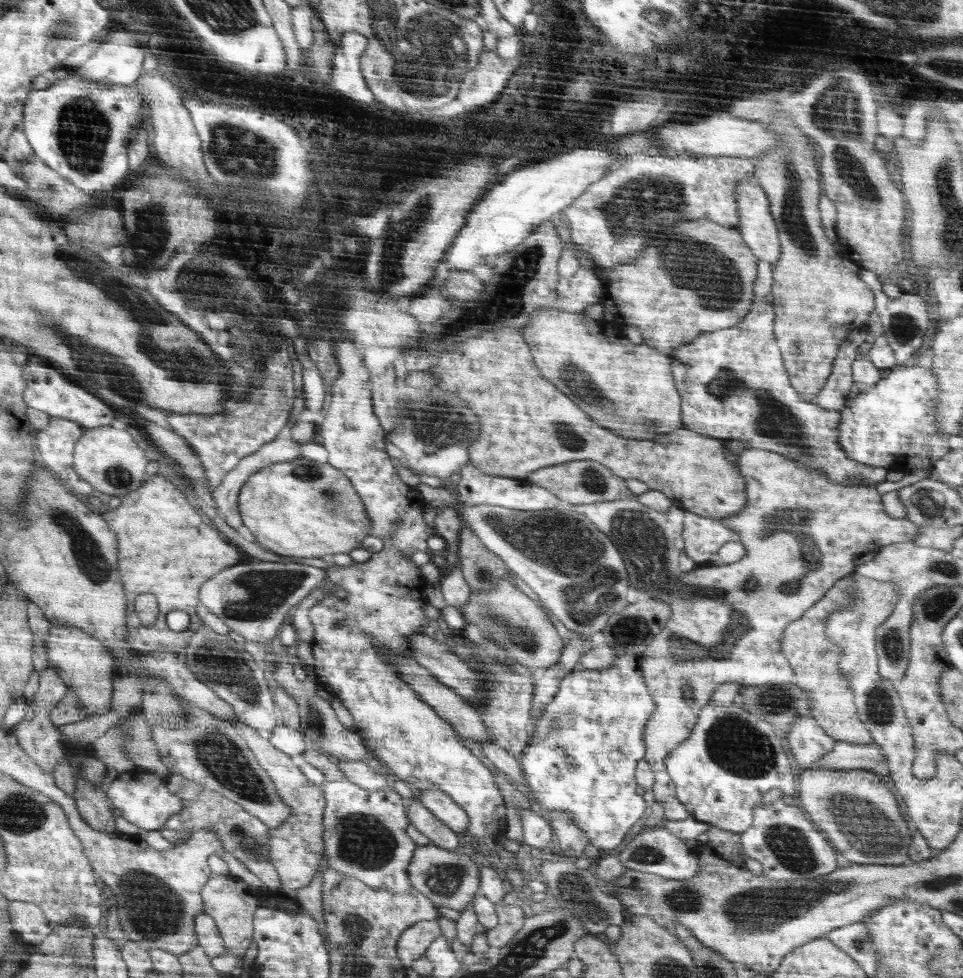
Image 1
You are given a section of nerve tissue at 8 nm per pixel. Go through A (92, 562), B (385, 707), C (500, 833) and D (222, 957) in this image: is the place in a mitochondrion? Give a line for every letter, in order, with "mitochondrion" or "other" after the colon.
A: mitochondrion
B: other
C: other
D: other

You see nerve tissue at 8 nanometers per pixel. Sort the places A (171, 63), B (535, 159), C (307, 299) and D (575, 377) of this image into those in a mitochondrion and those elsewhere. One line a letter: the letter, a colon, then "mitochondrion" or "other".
A: other
B: other
C: other
D: mitochondrion

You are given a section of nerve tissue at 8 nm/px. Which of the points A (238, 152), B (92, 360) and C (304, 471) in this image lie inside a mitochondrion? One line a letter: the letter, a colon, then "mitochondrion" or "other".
A: mitochondrion
B: mitochondrion
C: mitochondrion

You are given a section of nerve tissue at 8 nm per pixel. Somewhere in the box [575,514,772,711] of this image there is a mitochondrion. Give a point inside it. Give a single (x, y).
(680, 650)

